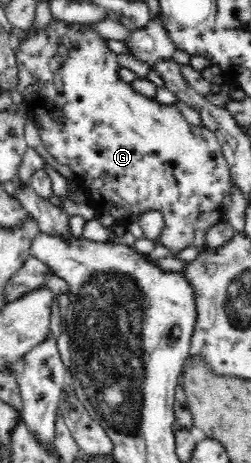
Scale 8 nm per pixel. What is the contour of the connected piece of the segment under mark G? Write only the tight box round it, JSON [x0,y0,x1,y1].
[16,19,231,251]

